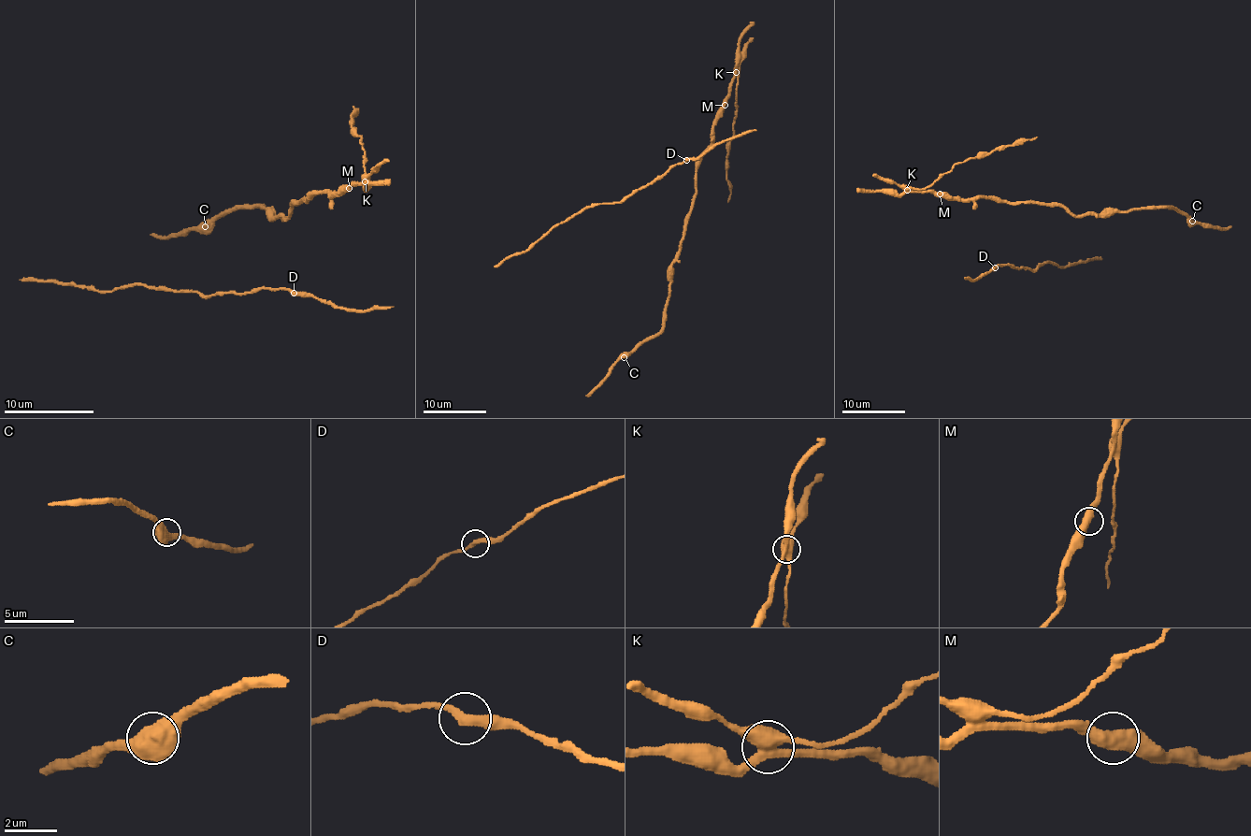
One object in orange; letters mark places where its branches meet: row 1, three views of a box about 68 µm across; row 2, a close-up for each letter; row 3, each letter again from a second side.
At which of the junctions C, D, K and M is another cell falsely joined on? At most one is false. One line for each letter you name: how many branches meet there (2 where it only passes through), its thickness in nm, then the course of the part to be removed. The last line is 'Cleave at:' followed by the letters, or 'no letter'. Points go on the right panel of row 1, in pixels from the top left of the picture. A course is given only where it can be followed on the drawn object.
K: branches 4; calibre 480 nm; course (906, 189), (925, 189), (956, 164), (1037, 137)
Cleave at: K

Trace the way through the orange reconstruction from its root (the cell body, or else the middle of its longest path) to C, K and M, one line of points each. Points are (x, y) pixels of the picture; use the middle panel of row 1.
C: (695, 177), (693, 207), (678, 259), (673, 264), (665, 325), (658, 333), (639, 341), (624, 357)
K: (695, 177), (697, 161), (711, 144), (712, 122), (736, 71)
M: (695, 177), (697, 161), (711, 144), (712, 122), (725, 105)

